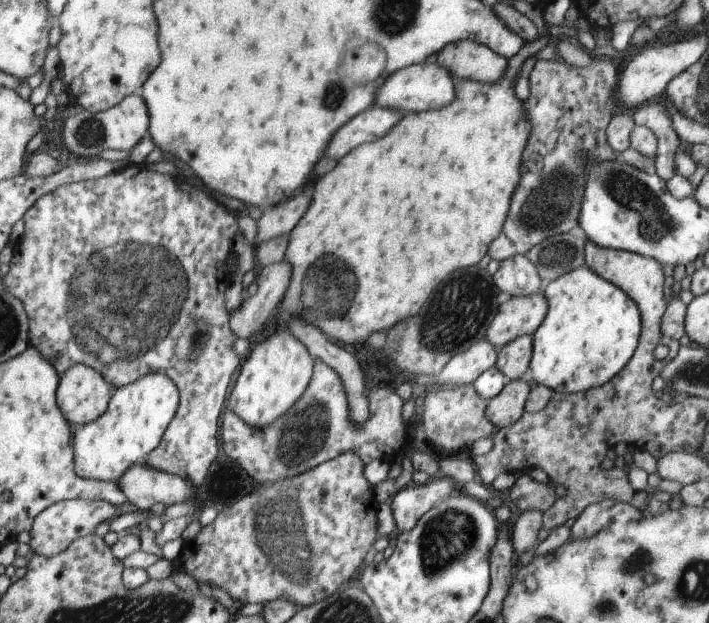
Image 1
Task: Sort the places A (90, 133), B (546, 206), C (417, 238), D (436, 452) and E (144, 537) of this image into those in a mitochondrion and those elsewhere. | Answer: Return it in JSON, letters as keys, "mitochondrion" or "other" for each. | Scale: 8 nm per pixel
{"A":"mitochondrion","B":"mitochondrion","C":"other","D":"other","E":"other"}

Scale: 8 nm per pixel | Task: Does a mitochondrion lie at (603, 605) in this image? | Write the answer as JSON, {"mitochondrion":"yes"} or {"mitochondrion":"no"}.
{"mitochondrion":"yes"}

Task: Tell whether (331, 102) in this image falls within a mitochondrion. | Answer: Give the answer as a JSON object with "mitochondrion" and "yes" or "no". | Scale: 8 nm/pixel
{"mitochondrion":"yes"}

